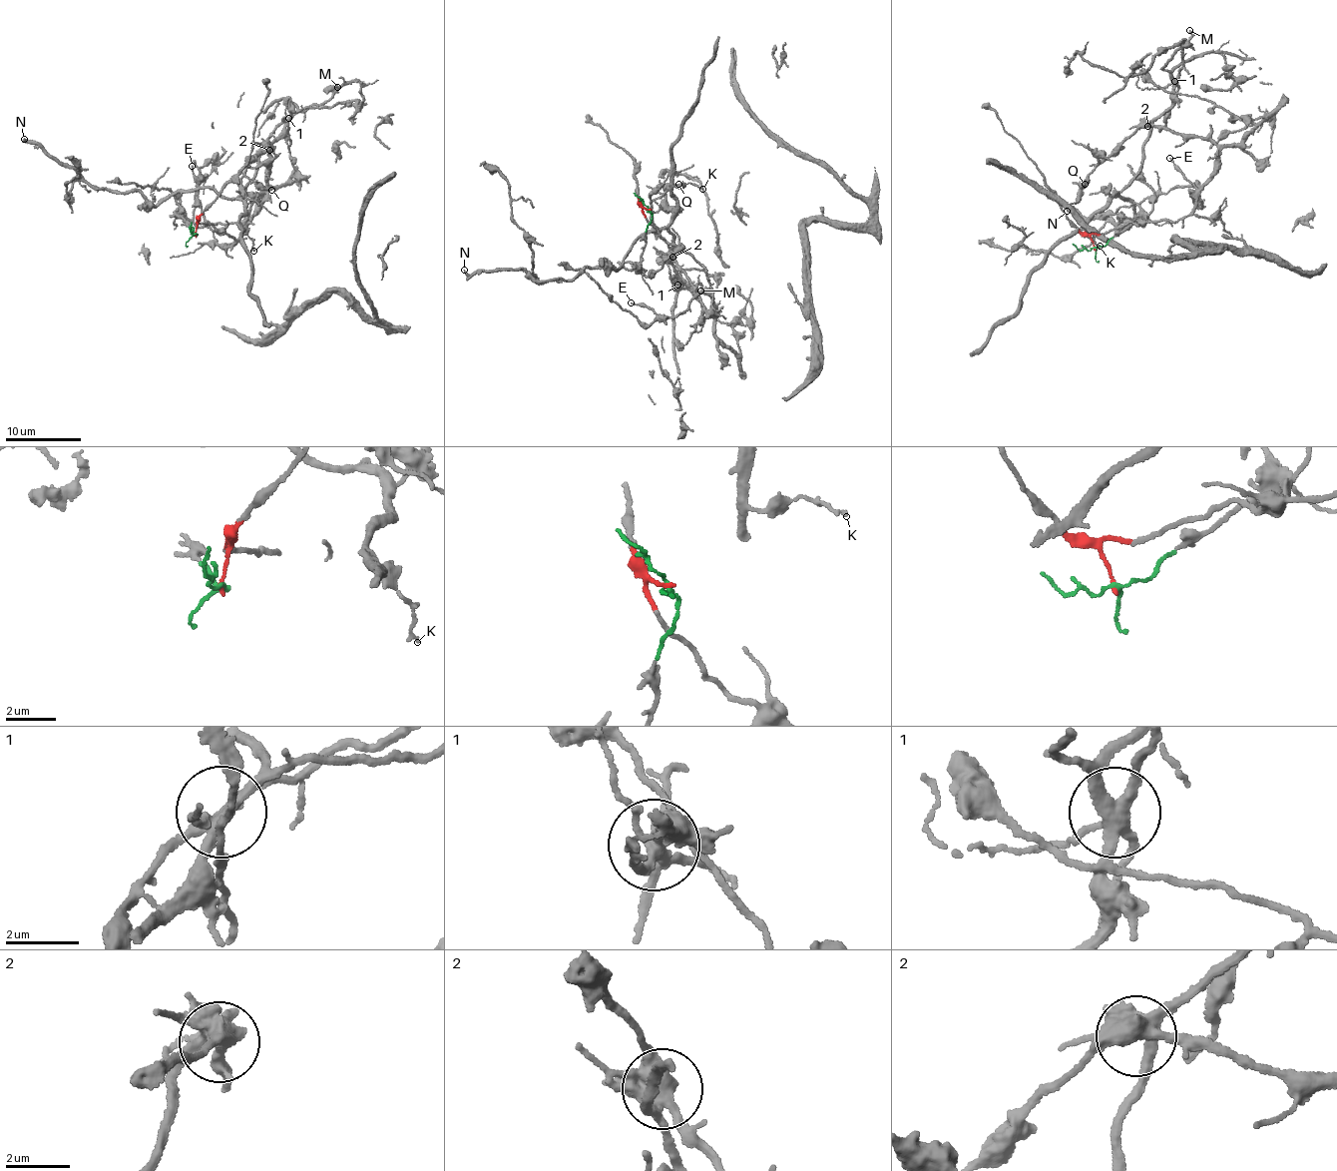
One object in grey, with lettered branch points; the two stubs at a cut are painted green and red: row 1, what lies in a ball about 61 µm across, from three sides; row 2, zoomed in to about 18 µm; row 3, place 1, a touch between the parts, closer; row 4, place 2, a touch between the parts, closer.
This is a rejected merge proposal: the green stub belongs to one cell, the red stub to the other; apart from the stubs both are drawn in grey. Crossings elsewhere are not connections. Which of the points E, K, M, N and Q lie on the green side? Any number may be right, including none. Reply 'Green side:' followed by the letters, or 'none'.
Green side: K, N

